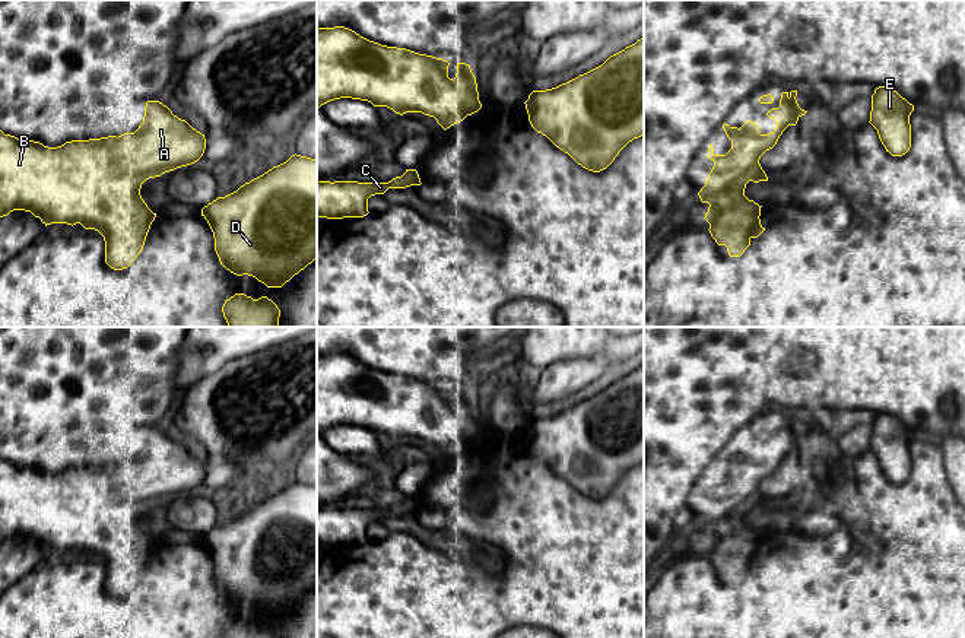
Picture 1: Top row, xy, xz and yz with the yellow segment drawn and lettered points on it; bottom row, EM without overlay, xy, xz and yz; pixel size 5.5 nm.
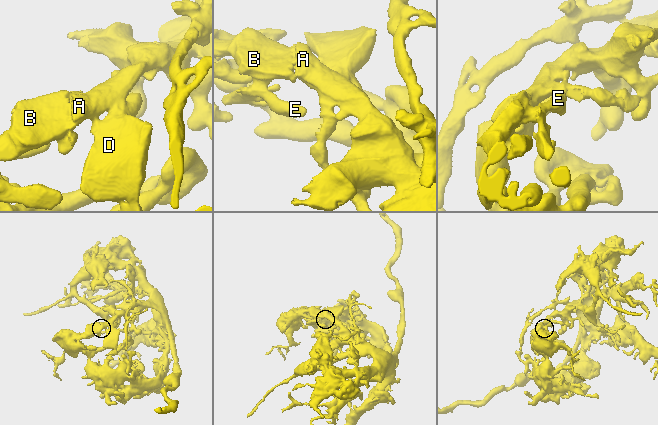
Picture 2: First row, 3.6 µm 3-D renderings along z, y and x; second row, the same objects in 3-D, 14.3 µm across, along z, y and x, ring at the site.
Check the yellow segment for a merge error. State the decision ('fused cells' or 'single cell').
single cell

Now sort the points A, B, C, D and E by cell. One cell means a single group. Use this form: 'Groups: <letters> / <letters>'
Groups: A B C D E

